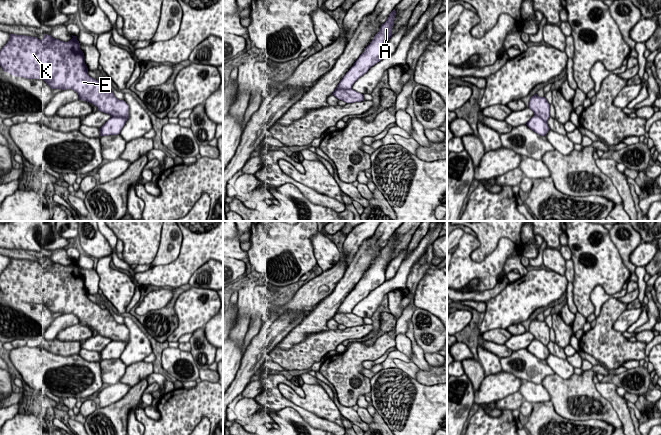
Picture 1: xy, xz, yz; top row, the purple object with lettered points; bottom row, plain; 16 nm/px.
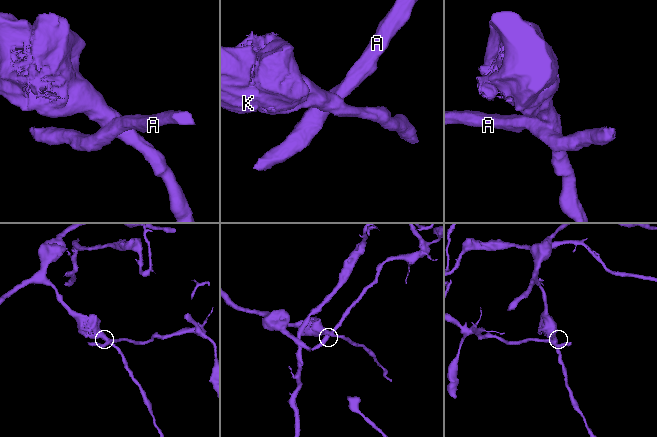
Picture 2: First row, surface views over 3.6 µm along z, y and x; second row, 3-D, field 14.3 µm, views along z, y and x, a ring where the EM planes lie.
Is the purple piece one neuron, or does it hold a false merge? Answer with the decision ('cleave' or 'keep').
cleave

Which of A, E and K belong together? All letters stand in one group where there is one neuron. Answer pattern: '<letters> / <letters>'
A / E K

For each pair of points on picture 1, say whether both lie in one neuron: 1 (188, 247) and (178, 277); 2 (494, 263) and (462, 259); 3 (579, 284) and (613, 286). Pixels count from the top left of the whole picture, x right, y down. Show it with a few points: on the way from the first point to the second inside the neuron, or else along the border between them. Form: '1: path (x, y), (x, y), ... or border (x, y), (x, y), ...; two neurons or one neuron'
1: path (188, 254), (187, 263), (180, 270); one neuron
2: path (486, 266), (470, 266); one neuron
3: path (587, 280), (605, 280); one neuron

